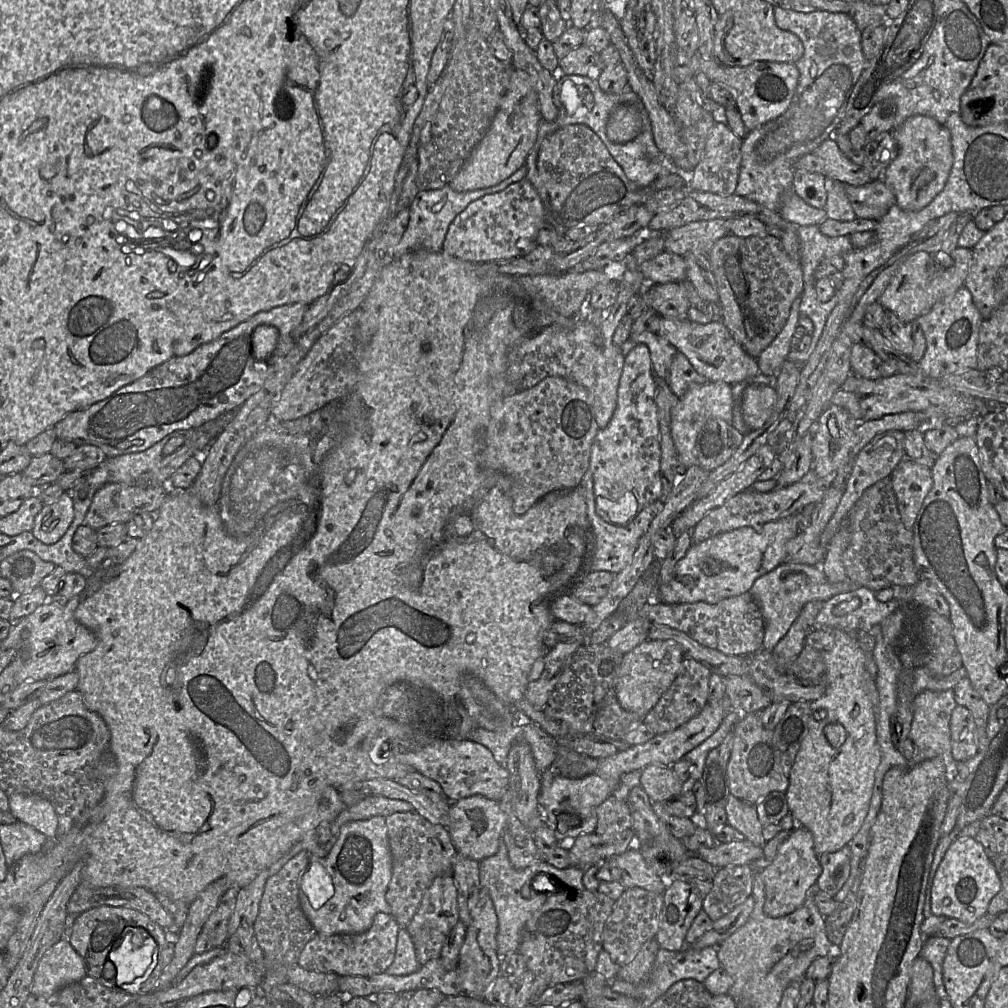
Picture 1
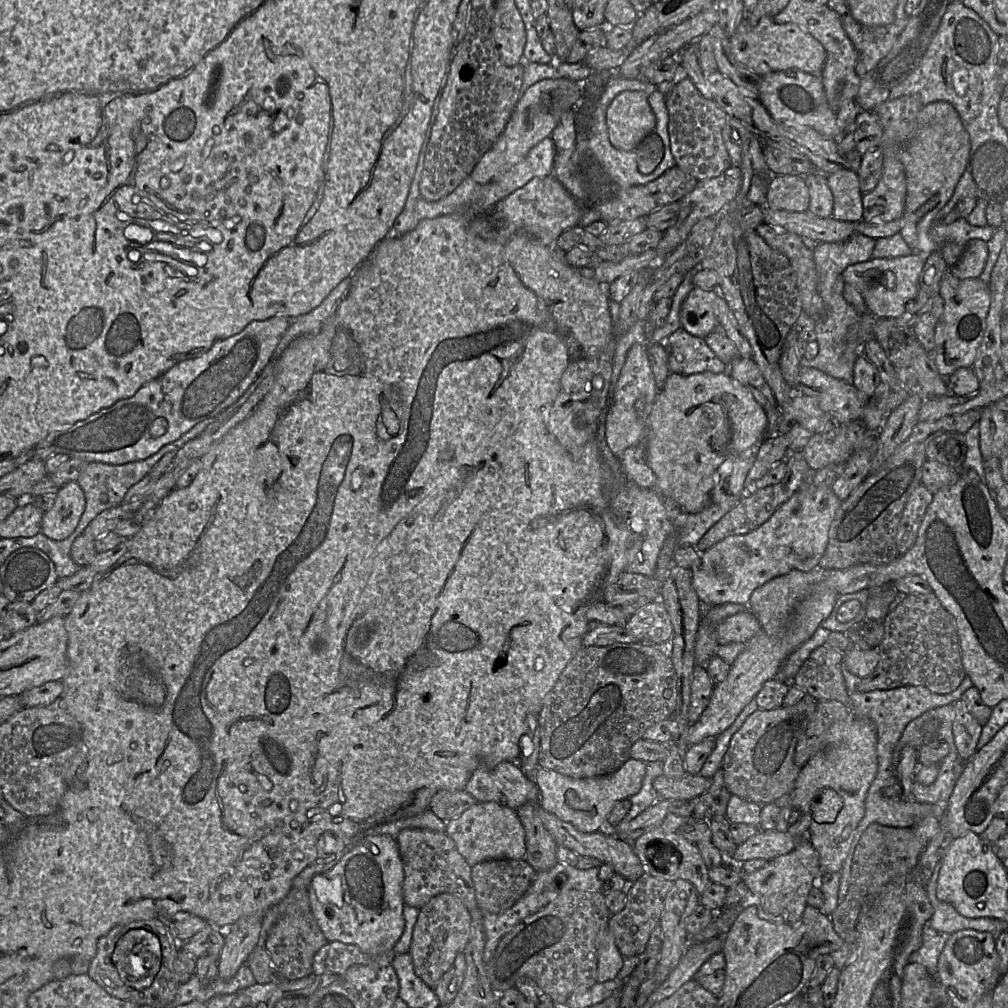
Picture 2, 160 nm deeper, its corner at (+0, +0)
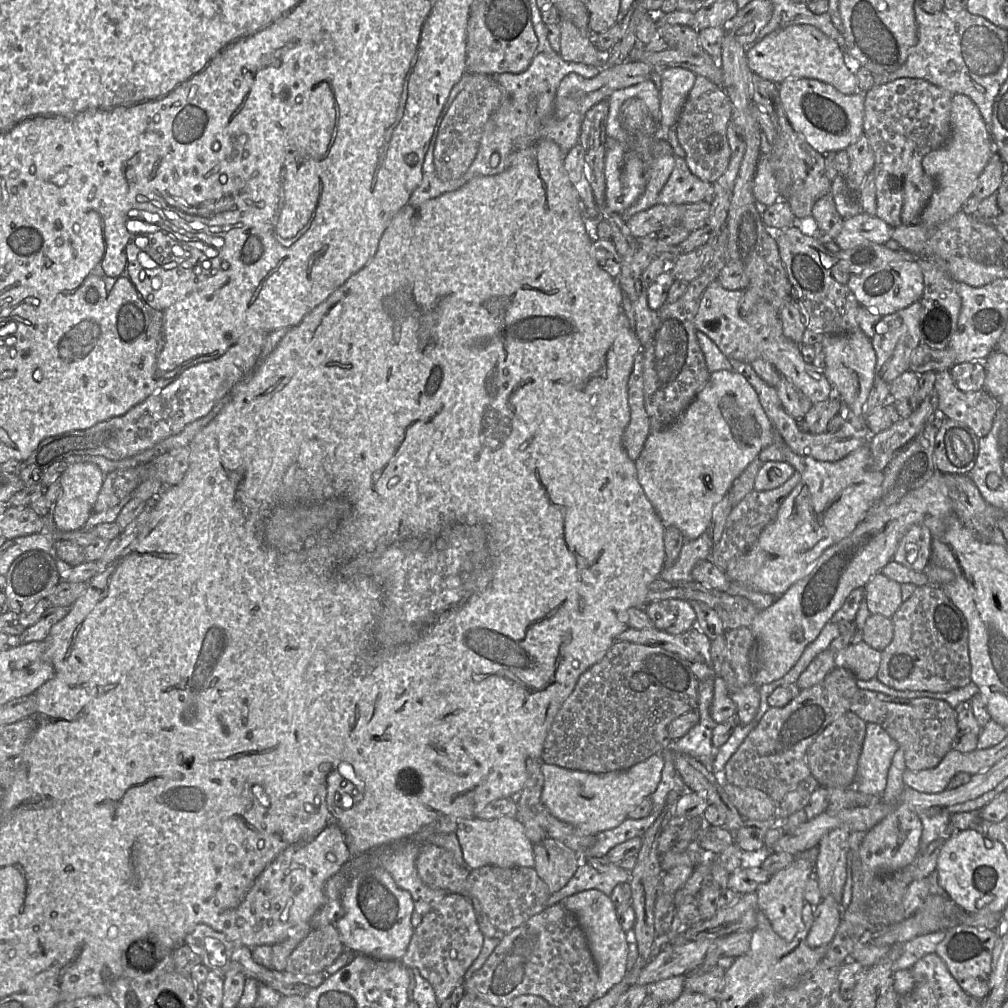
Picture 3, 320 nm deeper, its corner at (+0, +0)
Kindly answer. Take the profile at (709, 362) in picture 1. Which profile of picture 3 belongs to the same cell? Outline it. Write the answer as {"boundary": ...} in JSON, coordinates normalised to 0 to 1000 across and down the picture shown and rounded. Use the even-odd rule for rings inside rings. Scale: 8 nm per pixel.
{"boundary":[[[774,403],[771,409],[768,409],[767,423],[788,449],[819,458],[828,458],[839,453],[852,443],[862,439],[864,433],[859,414],[851,413],[843,406],[837,416],[836,423],[830,429],[819,428],[814,431],[798,429],[794,426],[790,416],[784,413],[777,403]]]}

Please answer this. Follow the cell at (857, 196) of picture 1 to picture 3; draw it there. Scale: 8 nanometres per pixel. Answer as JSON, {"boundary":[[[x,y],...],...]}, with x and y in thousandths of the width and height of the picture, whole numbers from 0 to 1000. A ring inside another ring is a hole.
{"boundary":[[[894,77],[878,84],[867,85],[857,94],[857,133],[867,153],[869,184],[869,214],[884,225],[912,219],[929,182],[916,168],[916,156],[937,145],[943,135],[943,103],[945,92],[913,77]]]}

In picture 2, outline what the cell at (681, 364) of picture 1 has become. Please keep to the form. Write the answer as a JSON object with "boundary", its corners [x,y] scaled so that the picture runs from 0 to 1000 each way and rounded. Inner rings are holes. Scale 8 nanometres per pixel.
{"boundary":[[[677,324],[655,338],[663,350],[665,370],[678,372],[696,369],[716,370],[719,361],[709,352],[699,337]]]}

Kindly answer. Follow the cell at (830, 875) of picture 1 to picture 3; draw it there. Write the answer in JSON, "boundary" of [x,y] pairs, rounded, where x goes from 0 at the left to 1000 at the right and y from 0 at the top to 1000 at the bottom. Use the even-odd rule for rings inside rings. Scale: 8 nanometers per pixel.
{"boundary":[[[818,890],[808,901],[808,916],[801,930],[805,940],[821,938],[835,915],[835,899],[826,891]]]}

